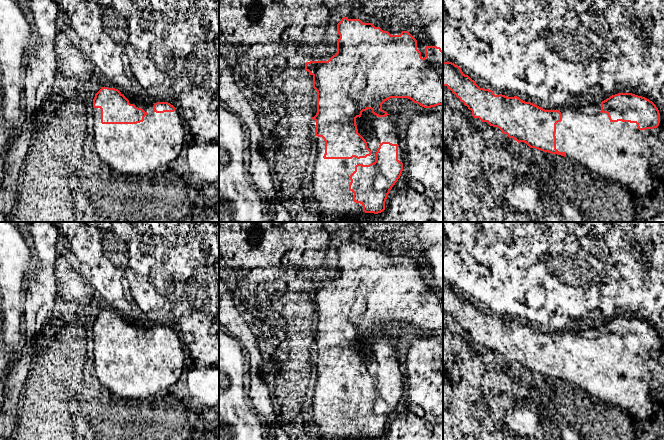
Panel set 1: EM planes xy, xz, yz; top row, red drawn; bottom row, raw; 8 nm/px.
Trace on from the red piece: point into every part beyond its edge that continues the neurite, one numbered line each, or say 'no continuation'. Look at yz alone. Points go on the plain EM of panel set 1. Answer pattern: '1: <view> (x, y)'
1: yz (619, 374)

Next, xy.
1: xy (133, 373)

